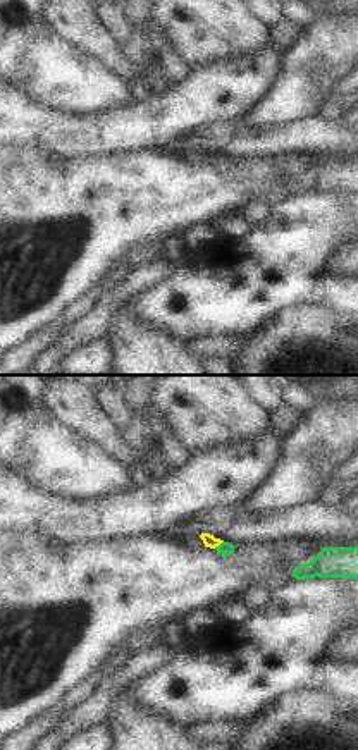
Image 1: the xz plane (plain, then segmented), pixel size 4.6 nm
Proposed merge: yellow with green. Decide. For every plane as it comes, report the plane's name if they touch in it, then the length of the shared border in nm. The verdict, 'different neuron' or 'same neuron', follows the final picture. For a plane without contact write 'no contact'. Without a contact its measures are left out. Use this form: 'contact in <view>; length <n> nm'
contact in xz; length 60 nm

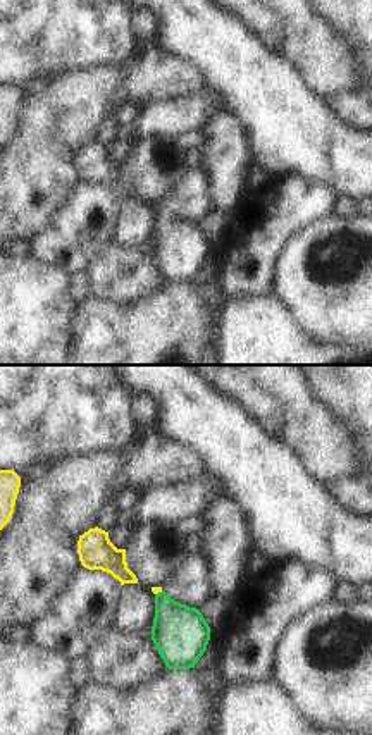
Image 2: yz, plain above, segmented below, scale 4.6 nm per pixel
contact in yz; length 40 nm

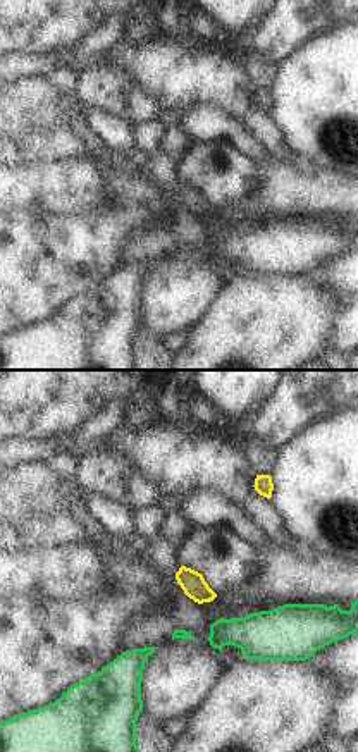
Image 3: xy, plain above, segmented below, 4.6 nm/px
contact in xy; length 30 nm

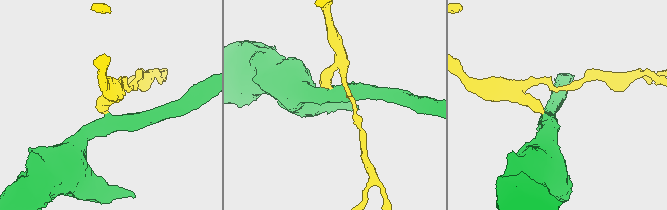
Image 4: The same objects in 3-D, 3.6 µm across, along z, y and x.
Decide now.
same neuron

